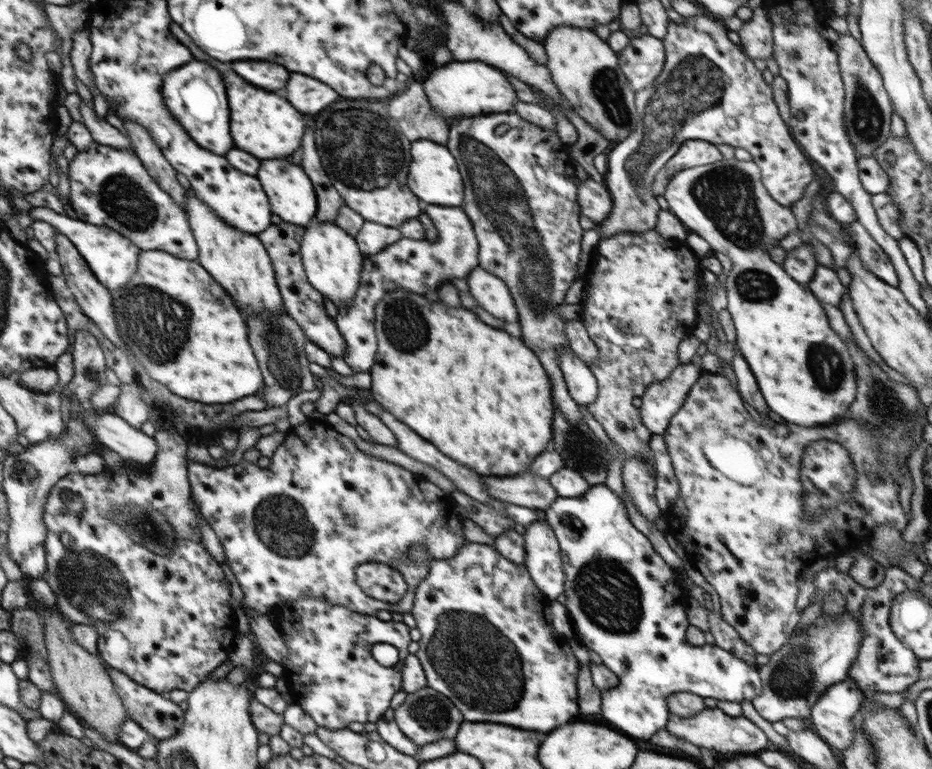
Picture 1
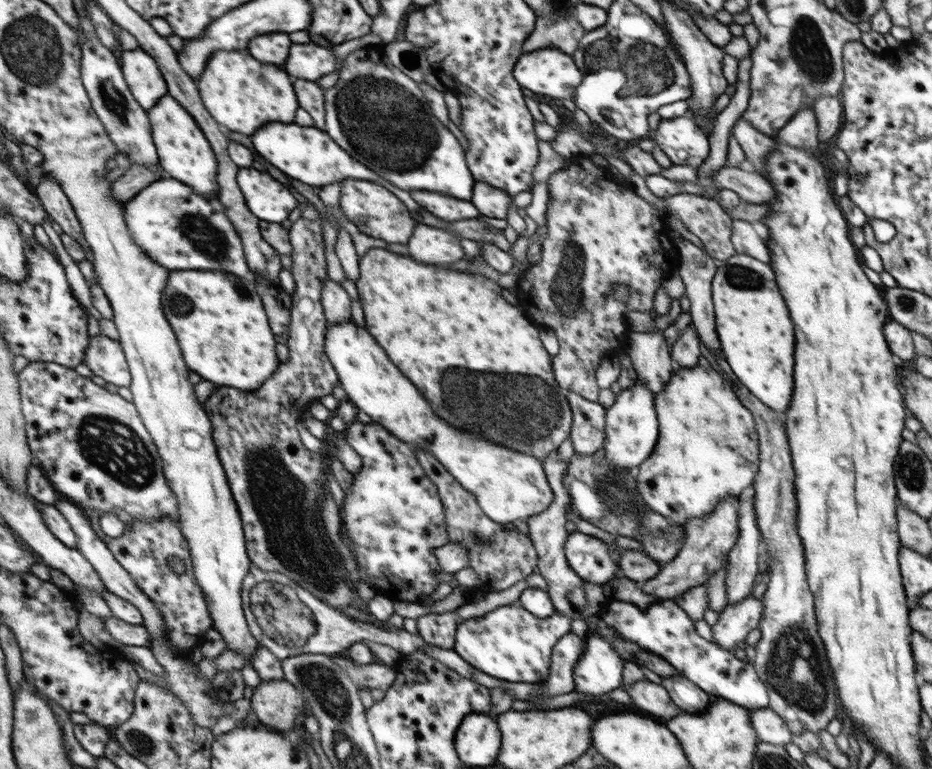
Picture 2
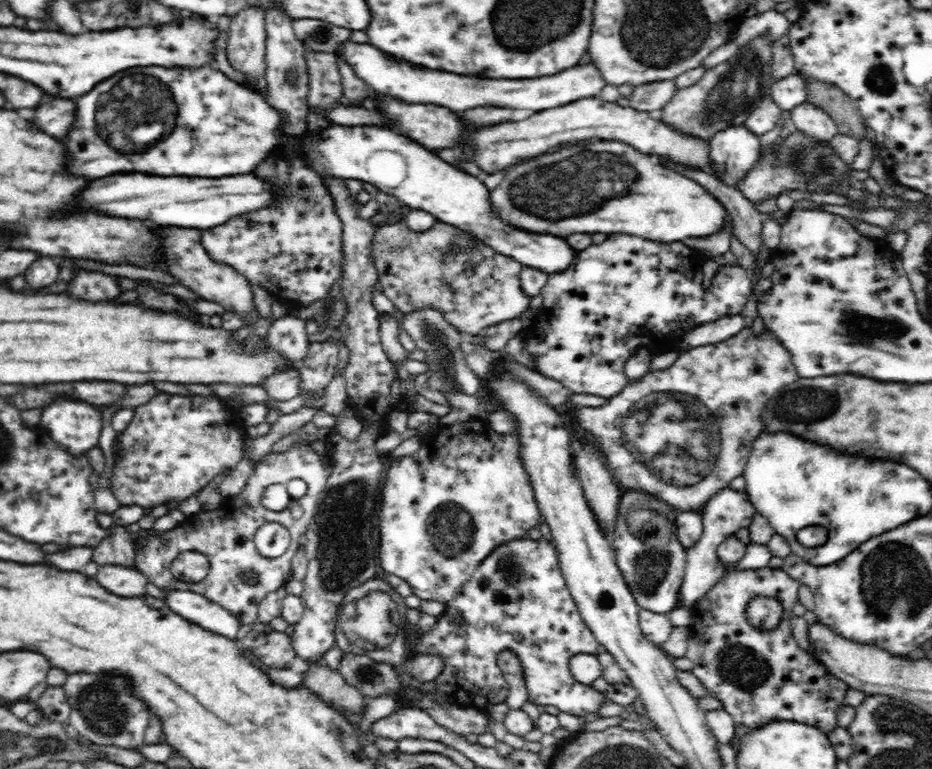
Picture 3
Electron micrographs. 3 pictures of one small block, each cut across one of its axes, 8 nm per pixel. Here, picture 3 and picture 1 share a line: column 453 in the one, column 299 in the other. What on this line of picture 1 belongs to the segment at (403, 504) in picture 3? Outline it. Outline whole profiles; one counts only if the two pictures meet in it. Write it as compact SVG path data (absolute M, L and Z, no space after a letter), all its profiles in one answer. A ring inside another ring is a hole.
M321 418L308 419L297 426L291 426L284 433L283 442L274 452L274 455L271 457L271 464L266 468L258 467L257 464L246 461L246 459L242 459L241 462L236 462L234 465L222 467L221 469L208 466L206 463L199 461L188 462L189 482L193 484L193 500L198 505L198 509L202 511L204 520L210 524L216 536L218 536L220 543L222 543L226 563L229 564L230 570L236 576L244 593L242 608L245 609L245 613L268 615L270 608L274 608L276 604L290 600L300 600L300 598L306 598L306 596L320 598L320 600L326 600L330 604L338 604L338 606L349 608L351 612L367 616L376 616L379 610L389 611L391 614L394 612L401 613L402 615L411 613L414 592L416 592L418 584L428 576L429 563L426 560L415 562L410 559L410 547L415 543L423 544L426 548L428 558L448 560L454 554L458 554L458 550L467 543L464 531L462 531L462 516L464 513L451 493L440 492L438 490L436 492L436 502L428 500L426 492L420 488L420 481L424 479L422 475L412 473L398 464L388 462L360 450L351 438L337 432ZM364 563L384 563L398 570L398 572L404 575L404 580L408 583L406 594L397 603L385 603L384 601L369 597L362 591L360 585L356 583L356 568Z

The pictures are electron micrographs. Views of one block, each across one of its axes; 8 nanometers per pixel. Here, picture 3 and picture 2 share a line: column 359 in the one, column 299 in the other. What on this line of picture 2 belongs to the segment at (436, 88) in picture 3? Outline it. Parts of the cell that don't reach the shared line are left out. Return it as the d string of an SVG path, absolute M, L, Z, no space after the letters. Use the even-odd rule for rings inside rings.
M292 43L288 55L286 72L294 78L320 80L324 74L336 70L336 56L333 49L316 43Z

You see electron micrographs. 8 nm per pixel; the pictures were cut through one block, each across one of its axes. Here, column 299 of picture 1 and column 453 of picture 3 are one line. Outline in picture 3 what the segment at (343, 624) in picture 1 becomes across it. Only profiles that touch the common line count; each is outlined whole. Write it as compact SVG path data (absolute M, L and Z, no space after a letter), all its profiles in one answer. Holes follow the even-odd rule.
M528 536L512 539L490 551L490 554L476 567L460 594L455 596L454 600L444 603L444 612L437 618L435 628L428 633L418 630L416 635L418 635L418 640L414 644L416 655L436 654L444 661L444 670L438 679L434 680L437 682L437 690L432 690L430 693L440 703L444 701L456 707L488 710L494 704L505 702L510 686L497 664L497 657L503 651L517 654L528 689L528 699L536 705L556 706L566 714L585 717L590 712L598 712L600 706L607 700L606 694L598 692L591 685L577 682L569 671L572 656L576 654L598 656L599 643L582 621L578 607L568 590L553 541L548 541L544 537L537 540Z

